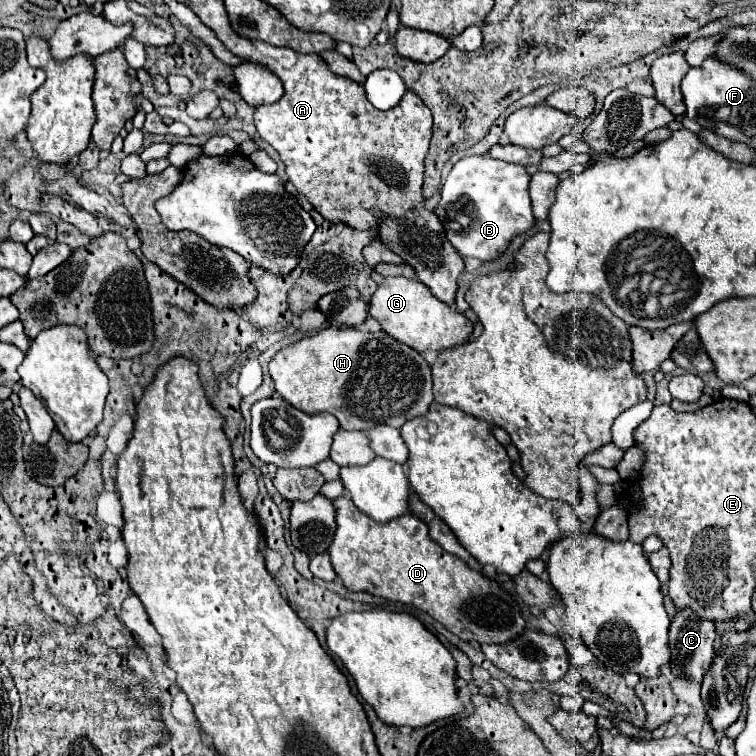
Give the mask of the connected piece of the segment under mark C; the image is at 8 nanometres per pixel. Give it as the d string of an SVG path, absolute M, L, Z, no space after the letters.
M690 608L676 610L670 624L672 672L690 674L696 682L702 682L714 658L714 638L716 628L712 620L700 620Z

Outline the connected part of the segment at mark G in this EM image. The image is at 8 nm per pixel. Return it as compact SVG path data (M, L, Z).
M404 276L396 278L384 278L384 282L378 286L374 296L370 298L370 316L376 318L386 334L396 338L398 342L408 344L410 348L424 352L424 350L446 350L458 344L466 344L474 326L472 322L456 312L452 306L436 300L424 284L418 280L410 280Z

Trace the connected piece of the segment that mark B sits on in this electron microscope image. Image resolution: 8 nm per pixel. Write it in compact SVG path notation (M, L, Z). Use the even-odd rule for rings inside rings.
M488 154L458 160L440 190L442 198L434 210L456 252L482 262L496 260L514 236L528 232L534 220L528 184L530 174L520 164L494 160Z

